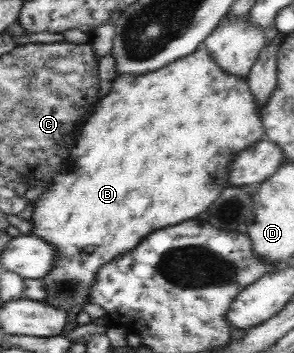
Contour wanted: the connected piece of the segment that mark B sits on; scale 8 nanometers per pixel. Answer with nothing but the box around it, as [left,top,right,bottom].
[30,49,265,319]

